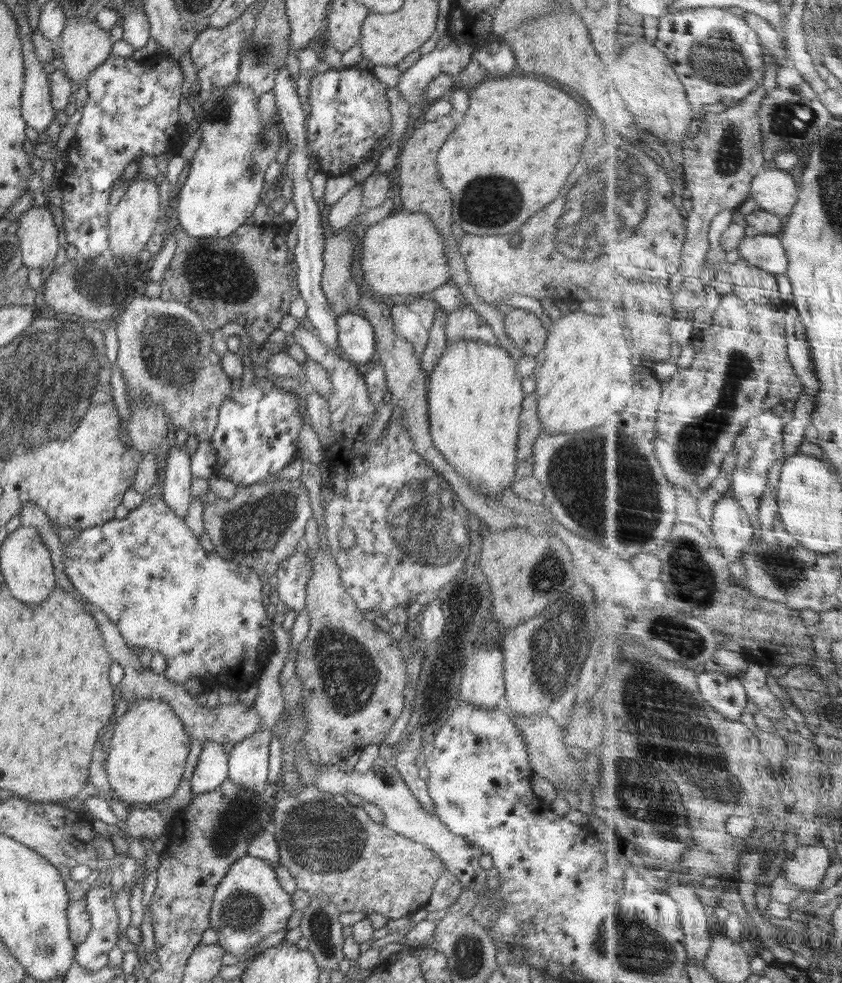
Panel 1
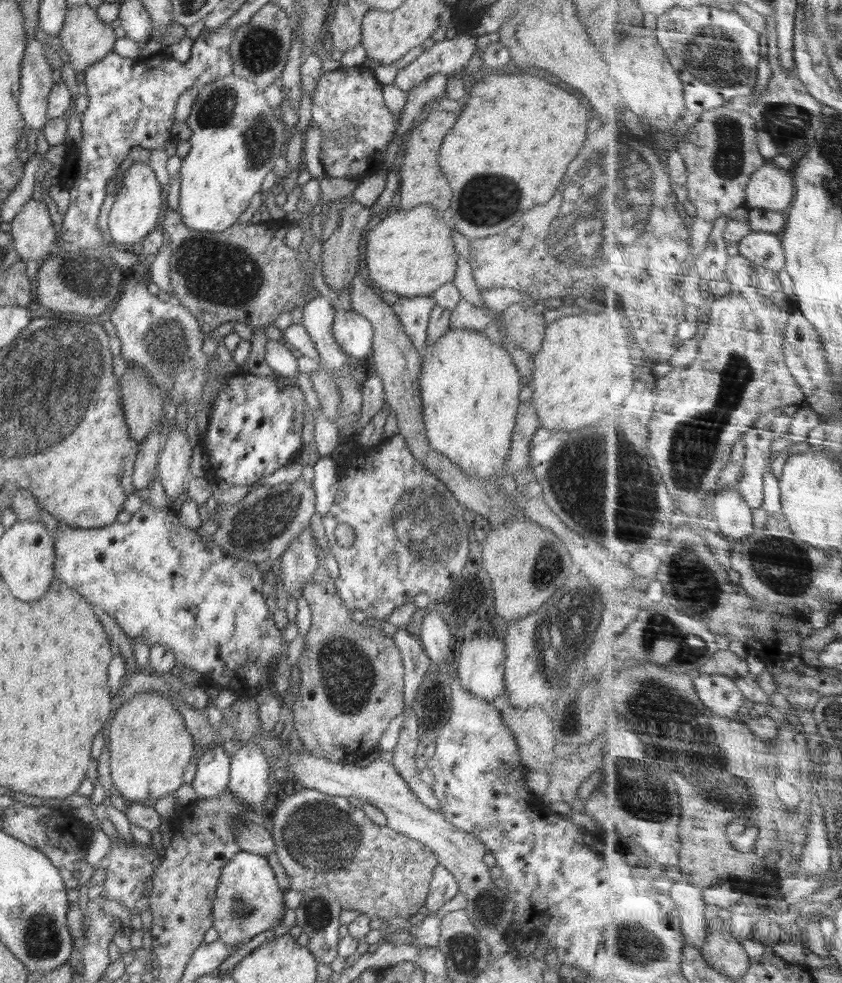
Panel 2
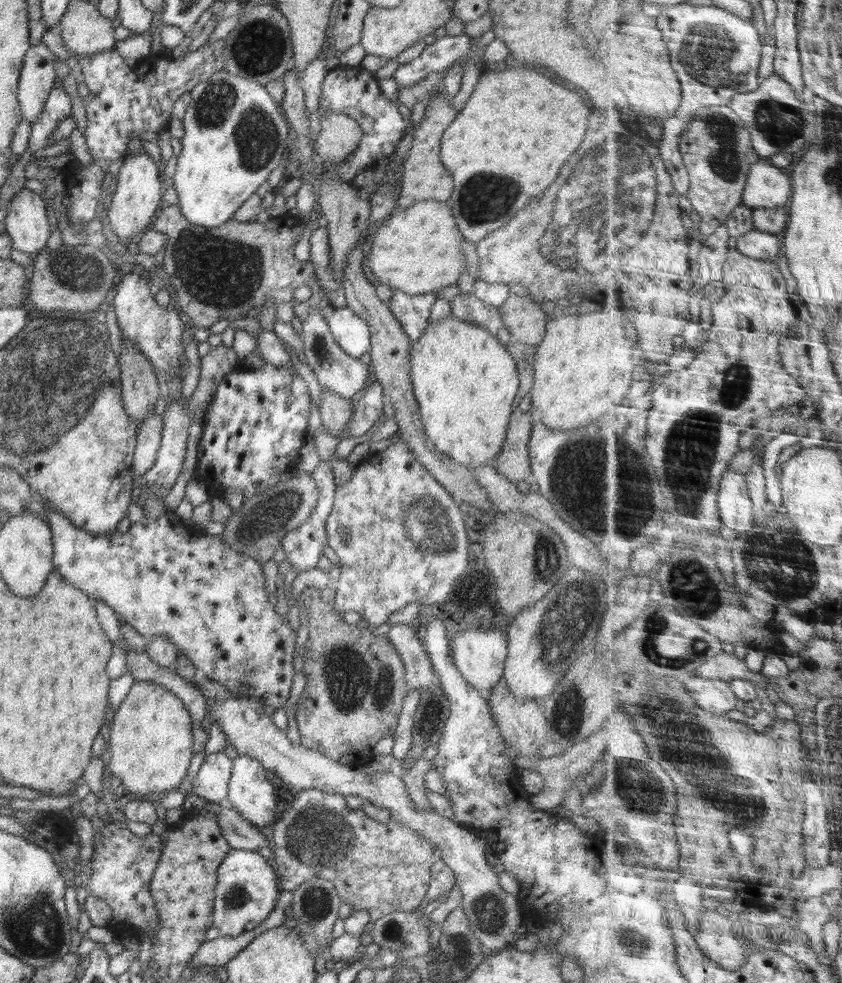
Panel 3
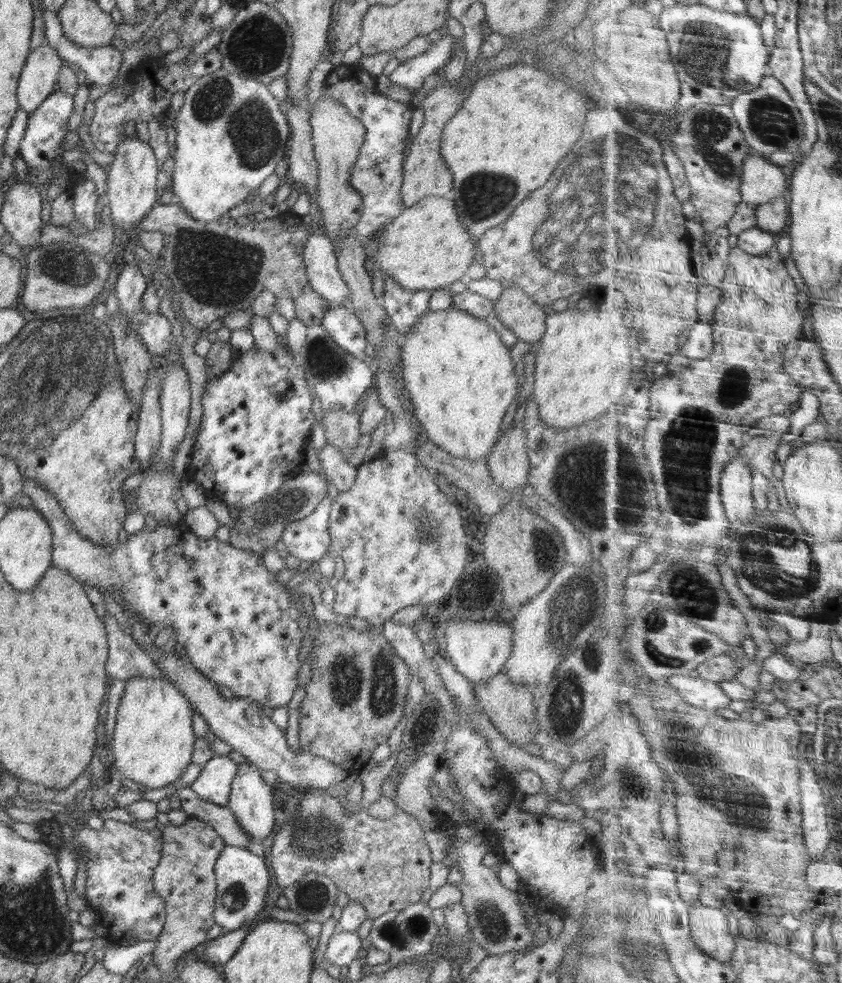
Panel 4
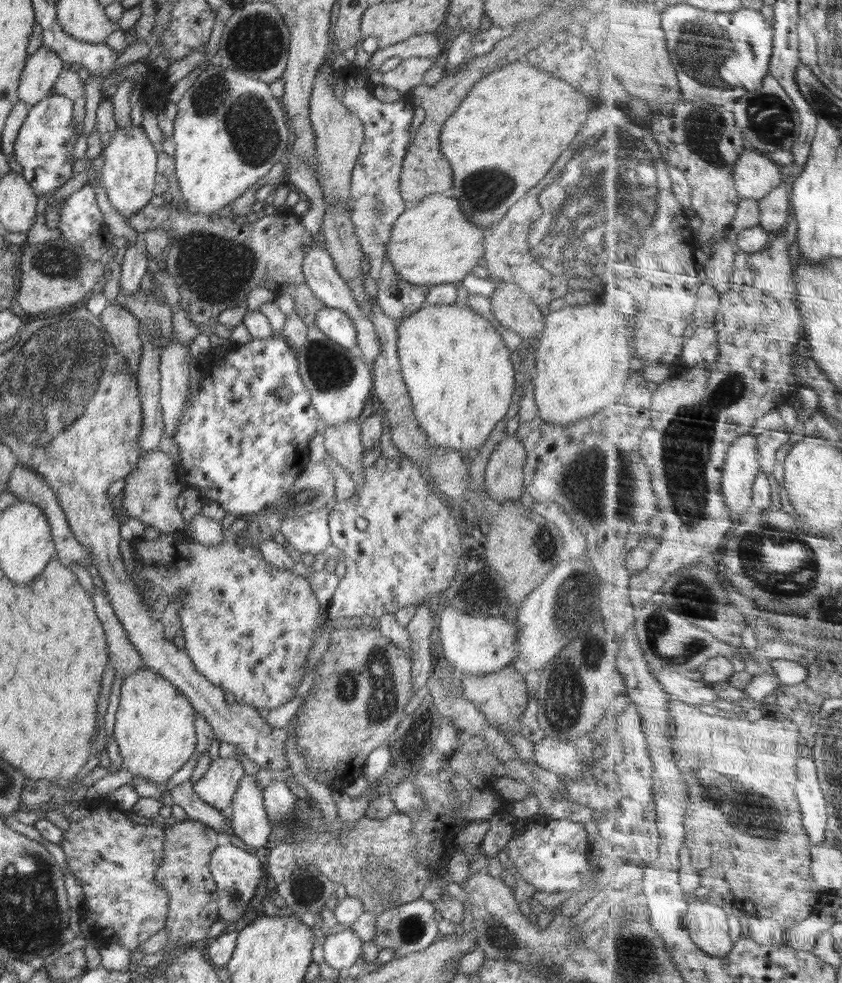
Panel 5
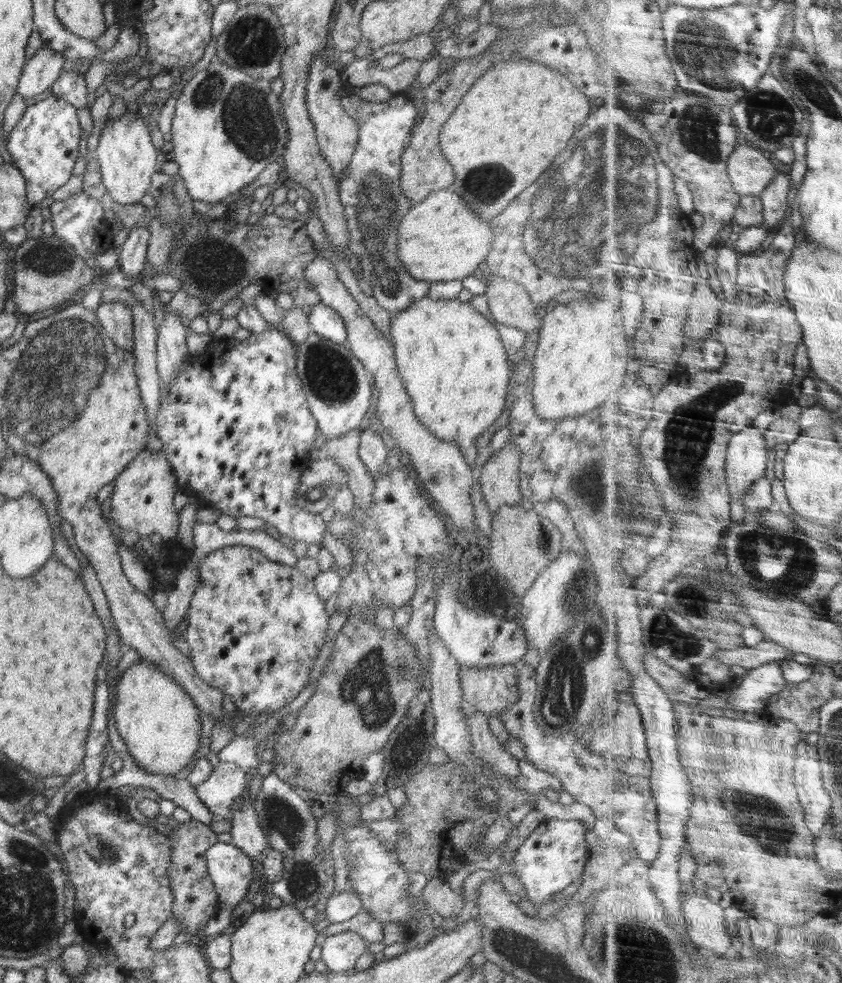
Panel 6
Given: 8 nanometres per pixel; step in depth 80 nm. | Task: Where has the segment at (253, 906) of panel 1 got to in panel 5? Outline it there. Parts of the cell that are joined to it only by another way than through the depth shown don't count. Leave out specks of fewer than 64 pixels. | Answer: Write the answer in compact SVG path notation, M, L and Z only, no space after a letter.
M223 841L211 852L209 871L216 883L218 920L233 924L243 917L261 881L262 857L264 856L261 853L250 853L228 841Z

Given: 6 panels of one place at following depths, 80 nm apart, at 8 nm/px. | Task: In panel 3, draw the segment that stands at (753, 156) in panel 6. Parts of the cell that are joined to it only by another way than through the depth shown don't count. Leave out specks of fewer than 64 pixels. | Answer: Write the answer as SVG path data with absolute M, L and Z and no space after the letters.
M769 159L753 164L745 190L745 204L751 207L784 206L795 194L792 176L784 174L782 167L774 165Z

